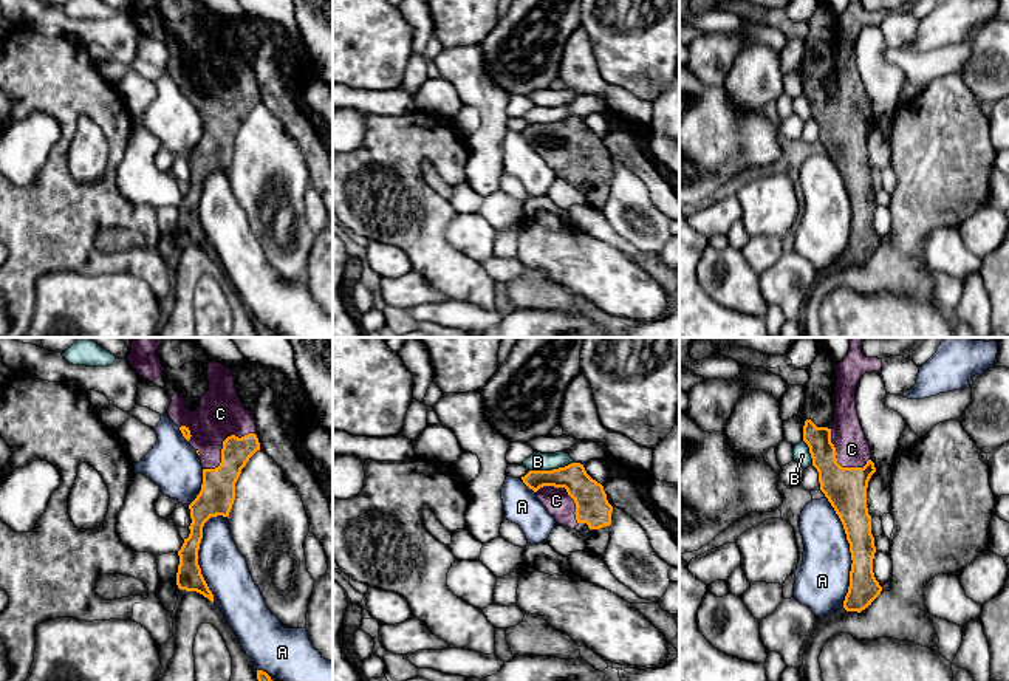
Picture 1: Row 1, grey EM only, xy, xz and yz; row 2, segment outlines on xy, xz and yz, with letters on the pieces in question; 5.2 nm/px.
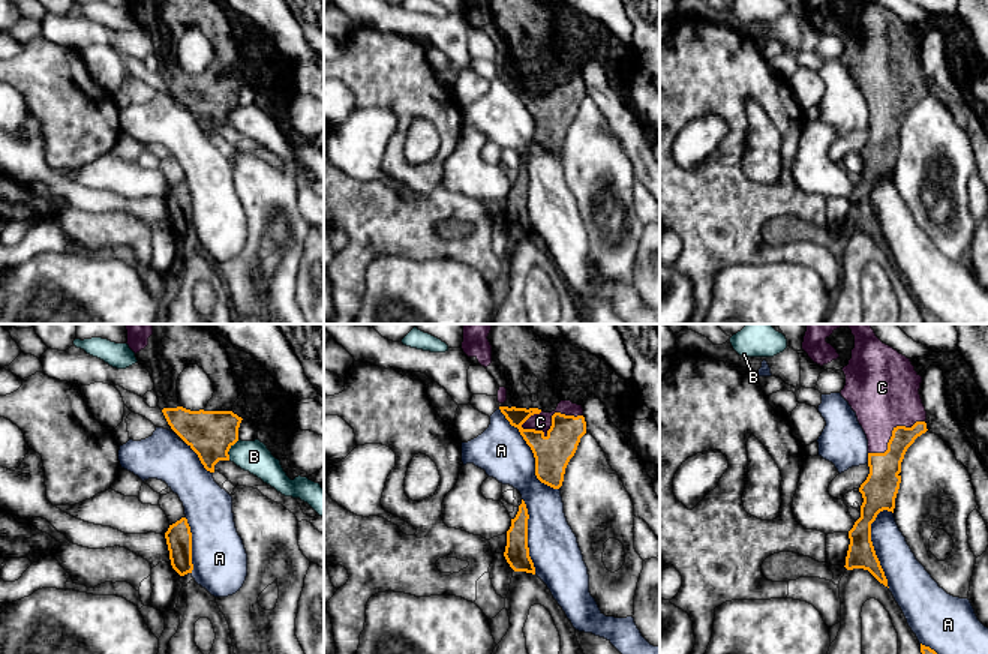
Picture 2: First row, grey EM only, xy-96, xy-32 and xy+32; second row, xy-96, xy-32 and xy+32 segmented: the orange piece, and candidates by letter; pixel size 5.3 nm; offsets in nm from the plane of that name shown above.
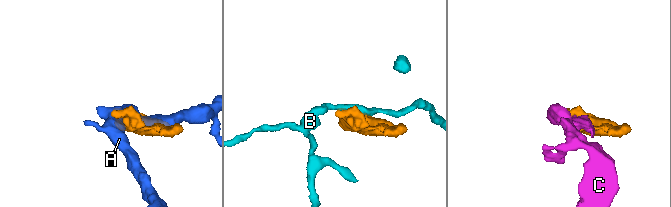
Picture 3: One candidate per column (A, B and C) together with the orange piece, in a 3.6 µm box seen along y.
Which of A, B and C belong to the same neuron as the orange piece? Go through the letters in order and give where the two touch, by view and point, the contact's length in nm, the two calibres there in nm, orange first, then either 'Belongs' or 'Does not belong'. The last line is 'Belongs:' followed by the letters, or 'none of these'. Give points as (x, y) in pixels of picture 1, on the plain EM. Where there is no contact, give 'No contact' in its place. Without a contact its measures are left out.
A: Touches orange at yz (850, 205). Shared border 600 nm. Thickness 180 nm (orange) against 280 nm. Does not belong
B: Touches orange at xz (553, 123). Shared border 240 nm. Thickness 170 nm (orange) against 100 nm. Does not belong
C: Touches orange at xy (223, 98). Shared border 340 nm. Thickness 180 nm (orange) against 240 nm. Belongs
Belongs: C

